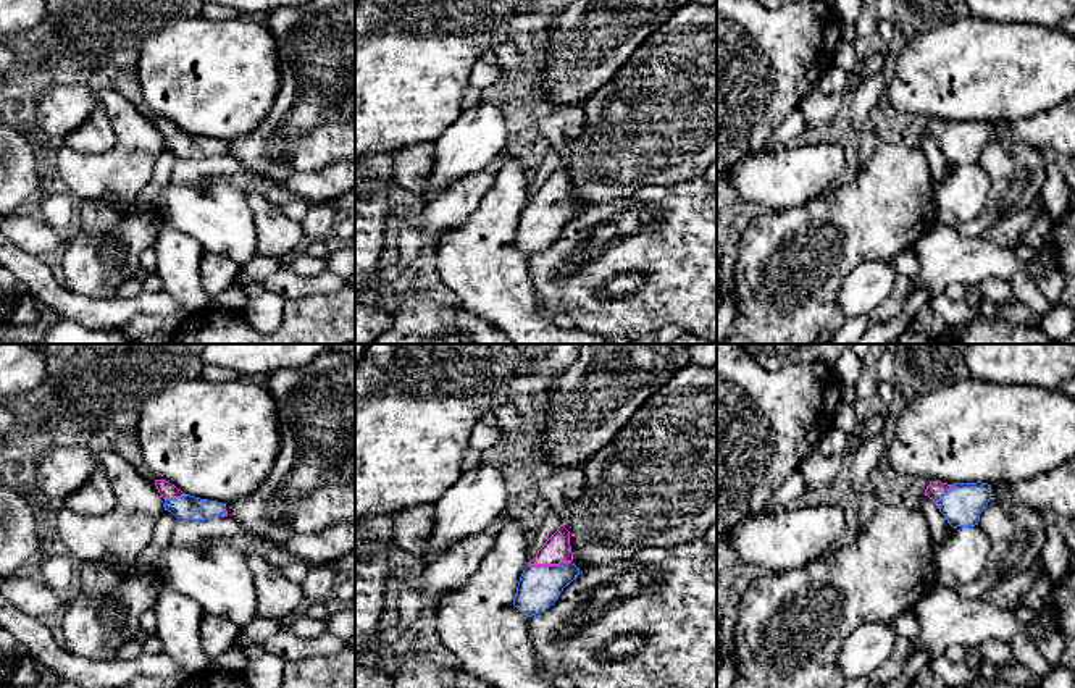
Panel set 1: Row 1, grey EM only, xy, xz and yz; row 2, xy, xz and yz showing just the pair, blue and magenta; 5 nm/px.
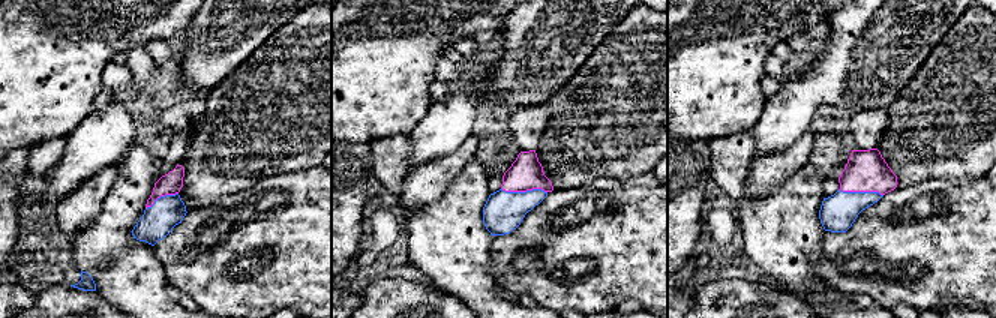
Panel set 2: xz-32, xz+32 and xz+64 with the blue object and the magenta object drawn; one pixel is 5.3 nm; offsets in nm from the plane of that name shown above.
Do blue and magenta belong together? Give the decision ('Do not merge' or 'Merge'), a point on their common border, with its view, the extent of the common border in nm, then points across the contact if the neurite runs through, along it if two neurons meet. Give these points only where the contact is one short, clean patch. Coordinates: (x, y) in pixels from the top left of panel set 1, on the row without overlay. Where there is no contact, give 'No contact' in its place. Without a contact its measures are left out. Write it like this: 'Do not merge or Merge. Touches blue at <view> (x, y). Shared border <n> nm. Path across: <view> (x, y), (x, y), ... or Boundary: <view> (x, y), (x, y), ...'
Merge. Touches blue at xz (549, 204). Shared border 220 nm

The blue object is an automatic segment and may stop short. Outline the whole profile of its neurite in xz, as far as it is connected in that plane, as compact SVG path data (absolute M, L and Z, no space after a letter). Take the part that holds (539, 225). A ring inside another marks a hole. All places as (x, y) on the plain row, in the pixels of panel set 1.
M560 163L523 208L513 244L526 255L549 247L579 213L571 199L570 170Z

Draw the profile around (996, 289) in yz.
M986 278L977 284L980 294L993 302L1017 300L1010 281L1001 278Z

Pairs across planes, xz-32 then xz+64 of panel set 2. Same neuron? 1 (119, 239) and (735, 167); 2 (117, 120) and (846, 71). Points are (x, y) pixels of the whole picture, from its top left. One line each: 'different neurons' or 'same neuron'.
1: same neuron
2: same neuron

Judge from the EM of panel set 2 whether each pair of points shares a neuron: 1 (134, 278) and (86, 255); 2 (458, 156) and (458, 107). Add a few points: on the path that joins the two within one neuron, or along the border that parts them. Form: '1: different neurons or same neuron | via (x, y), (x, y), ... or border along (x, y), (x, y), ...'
1: same neuron | via (122, 267), (110, 255), (98, 255)
2: different neurons | border along (473, 131), (449, 155), (425, 162)

